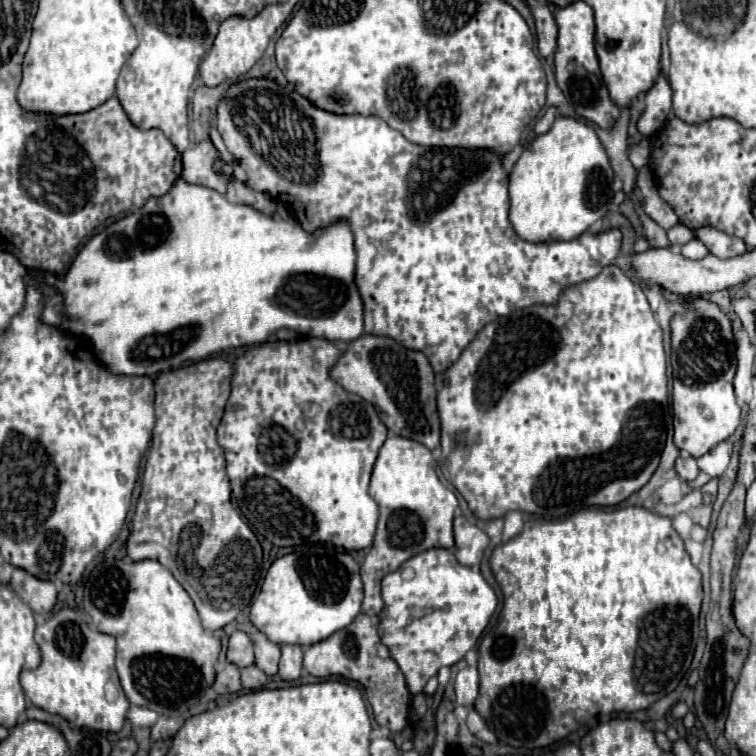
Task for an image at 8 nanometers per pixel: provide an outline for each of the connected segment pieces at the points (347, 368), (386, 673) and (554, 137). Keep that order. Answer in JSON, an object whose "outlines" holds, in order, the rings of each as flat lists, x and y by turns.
{"outlines":[[[362,334,358,340,352,340,344,350,342,356,338,358,338,364,330,368,330,378,342,388,346,388,352,394,362,396,366,402,370,402,382,424,386,424,388,430,392,430,398,436,416,440,424,444,428,450,434,450,440,446,440,418,436,410,436,388,434,388,434,370,428,362,428,358,422,352,408,350,396,340,388,336,374,336,374,334]],[[358,614,350,626,338,630,336,634,318,644,308,646,304,652,304,668,316,678,342,676,360,682,366,688,368,700,374,710,374,718,378,722,382,722,390,732,400,732,404,726,408,726,412,696,408,692,402,670,392,660,390,650,380,642,378,616]],[[558,116,552,128,538,136,518,158,510,172,510,222,526,242,574,240,596,220,604,218,612,204,614,172,592,126]]]}

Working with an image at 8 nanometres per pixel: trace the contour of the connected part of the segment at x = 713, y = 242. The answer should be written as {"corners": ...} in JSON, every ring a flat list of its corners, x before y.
{"corners":[[702,228,696,232,696,238,702,240,706,244,706,248,718,256,718,258,734,258,734,256,740,256,744,254,748,248,746,244,736,238,736,236,730,236,726,232,720,232,716,228]]}

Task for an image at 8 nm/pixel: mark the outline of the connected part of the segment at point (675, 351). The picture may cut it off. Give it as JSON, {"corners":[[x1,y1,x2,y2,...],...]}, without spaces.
{"corners":[[698,296,690,298,682,314,674,314,670,320,672,328,672,410,674,410,674,444,686,450,690,456,700,458,718,442,728,440,740,426,740,406,734,396,734,374,736,374,736,344,732,334,730,318,710,300]]}

